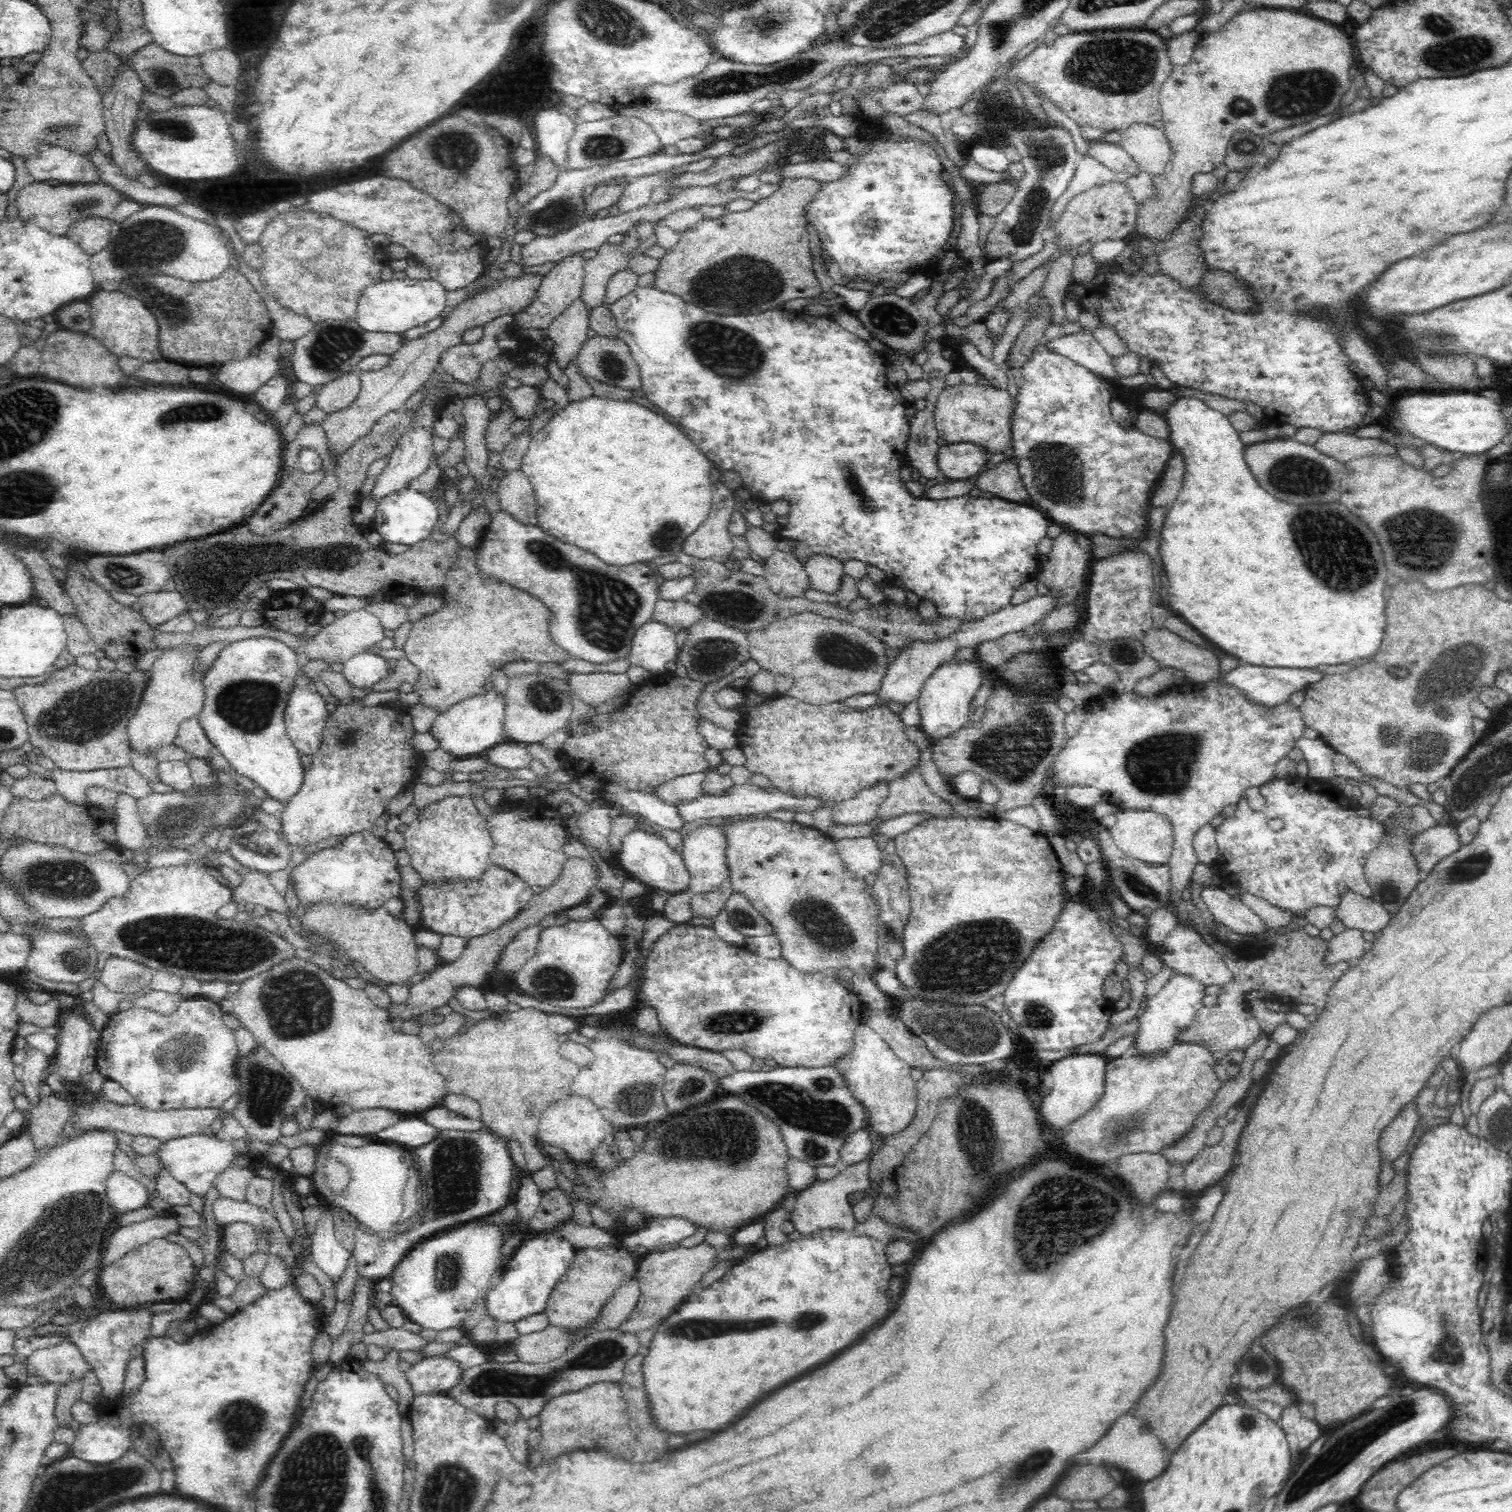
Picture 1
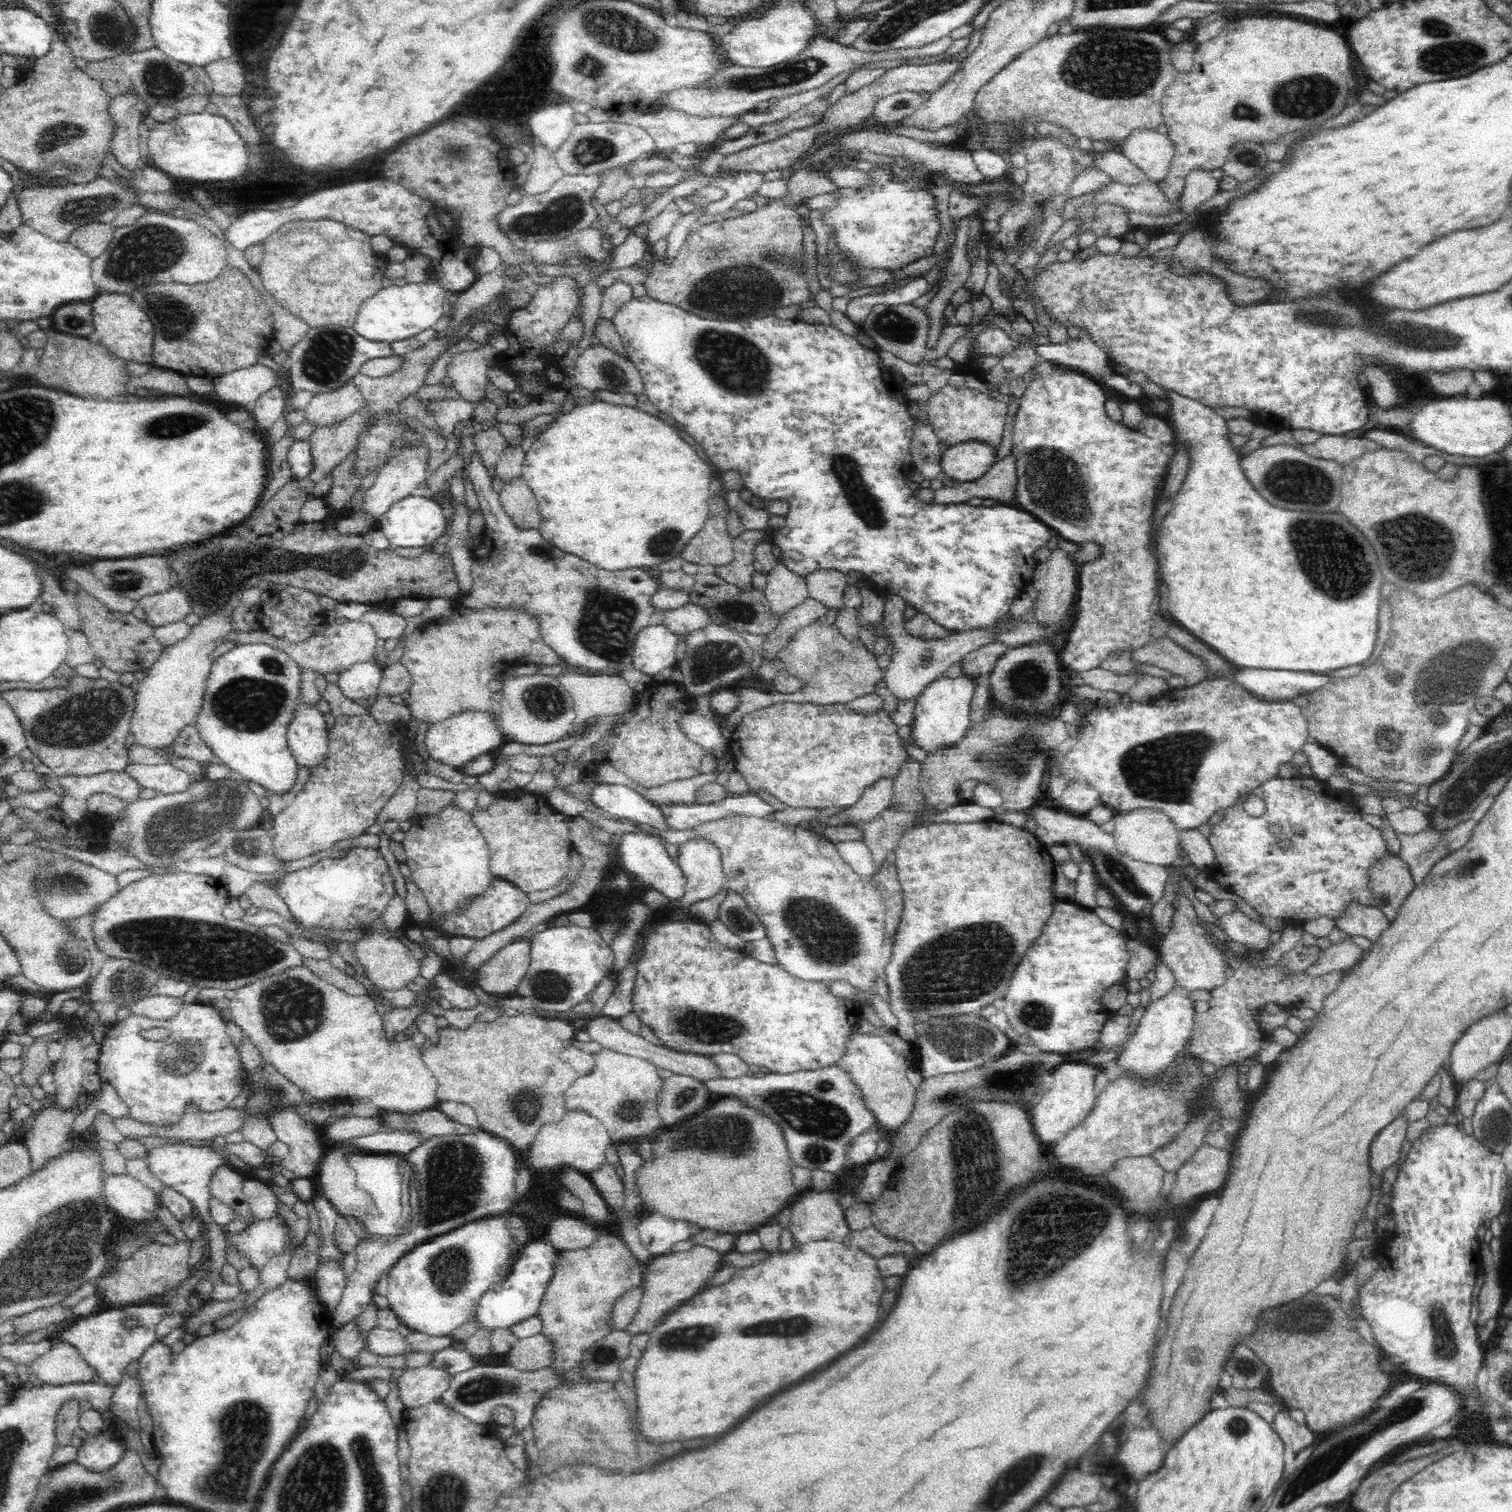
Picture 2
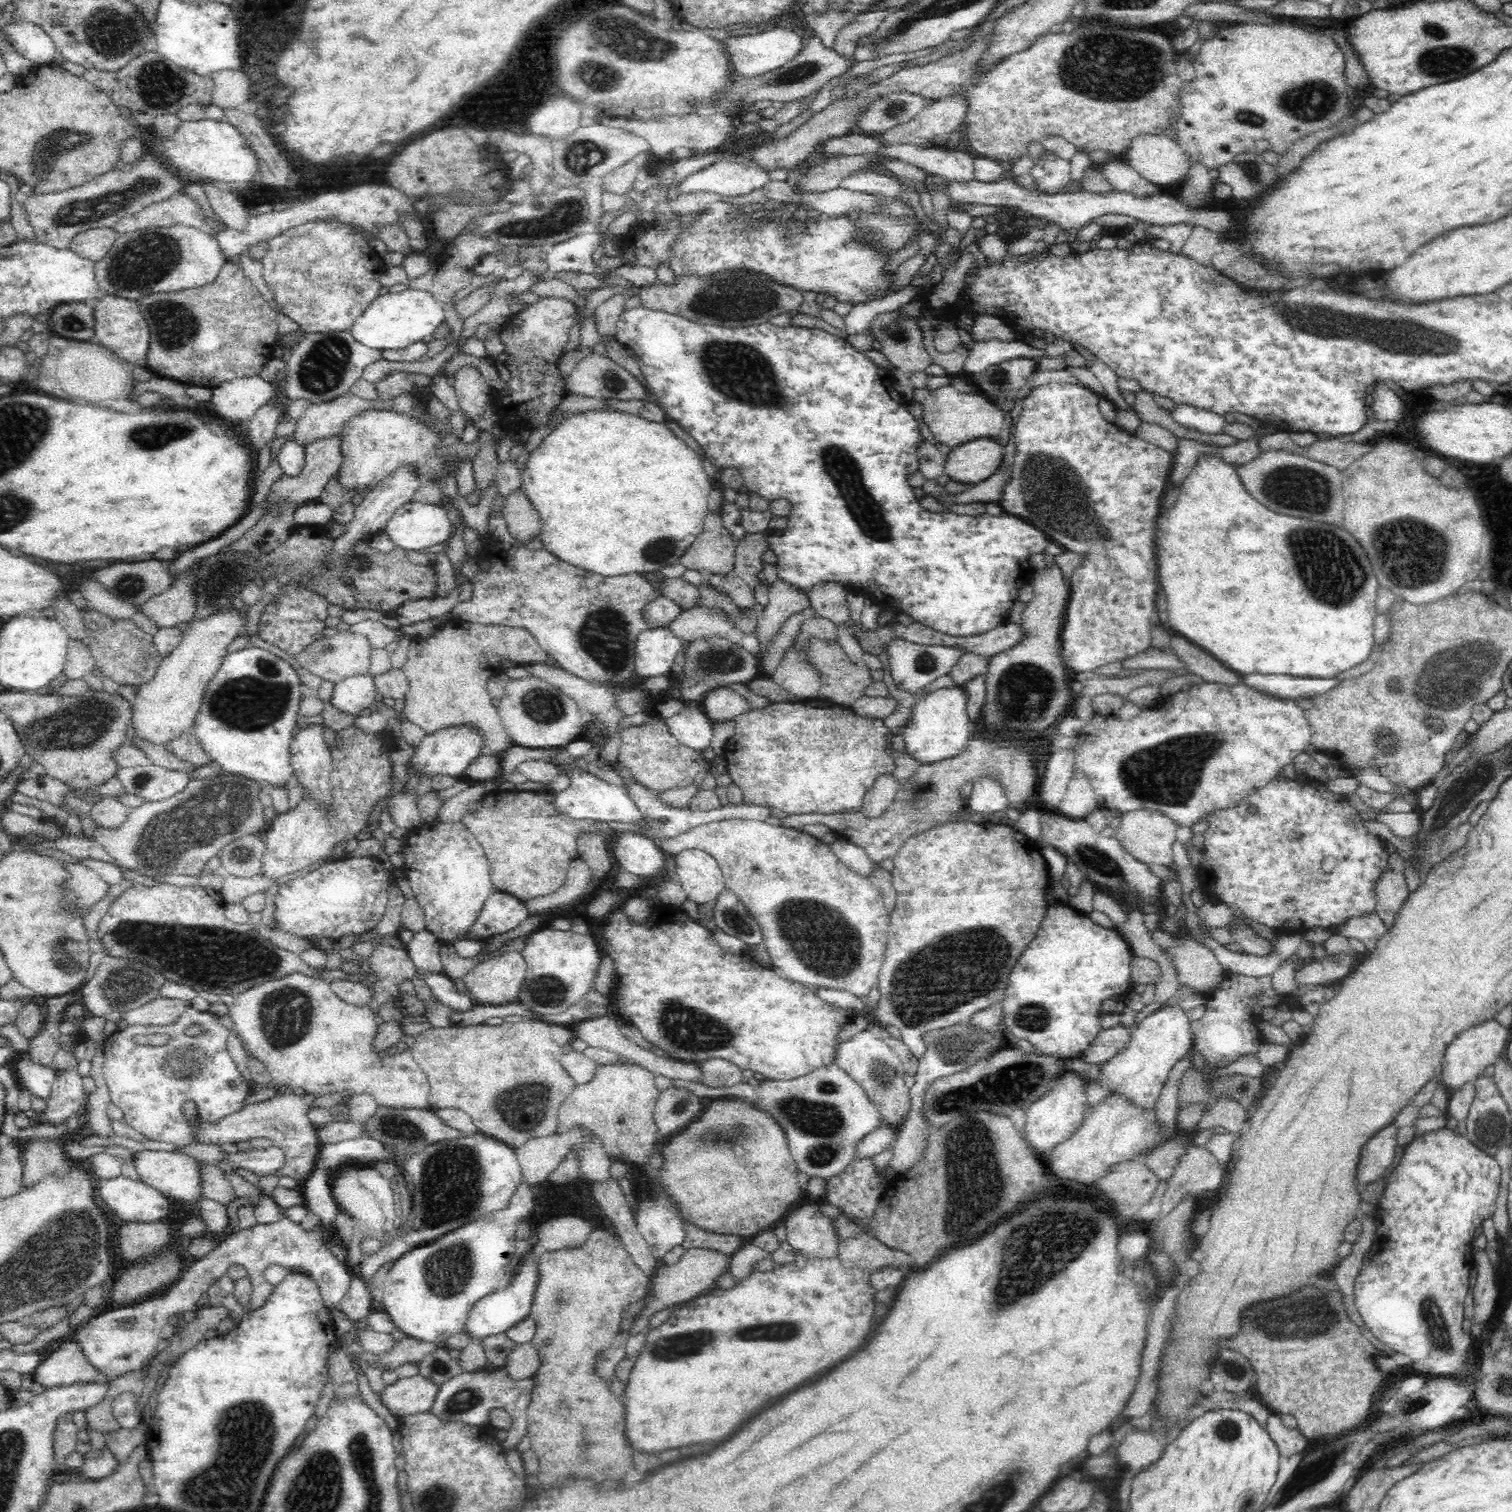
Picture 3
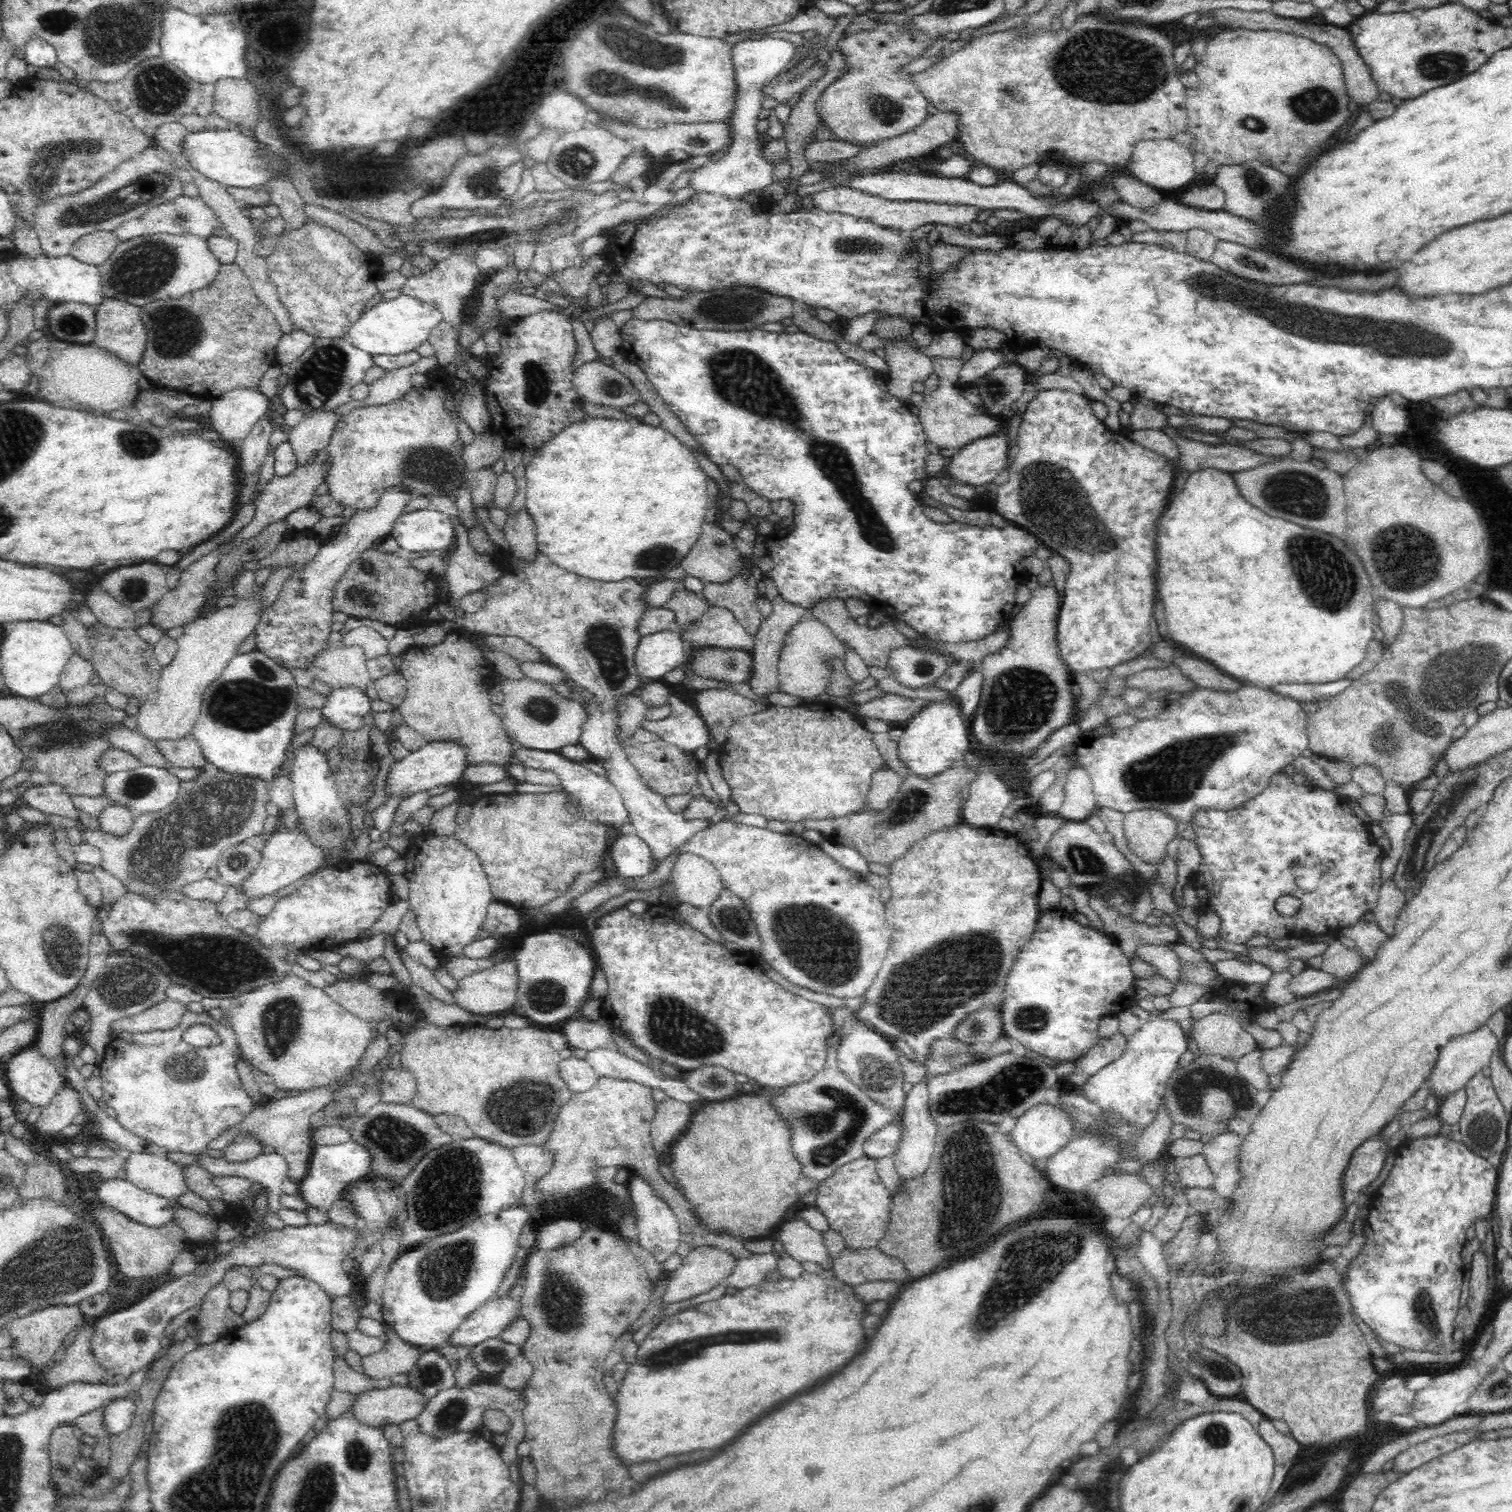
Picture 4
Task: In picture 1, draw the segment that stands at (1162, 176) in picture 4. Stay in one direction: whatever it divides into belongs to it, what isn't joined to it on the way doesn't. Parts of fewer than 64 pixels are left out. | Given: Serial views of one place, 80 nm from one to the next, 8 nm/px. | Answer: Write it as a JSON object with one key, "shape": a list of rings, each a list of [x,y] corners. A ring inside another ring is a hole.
{"shape":[[[1142,120],[1133,122],[1120,134],[1121,146],[1134,158],[1142,171],[1150,176],[1164,172],[1172,151],[1162,129]]]}

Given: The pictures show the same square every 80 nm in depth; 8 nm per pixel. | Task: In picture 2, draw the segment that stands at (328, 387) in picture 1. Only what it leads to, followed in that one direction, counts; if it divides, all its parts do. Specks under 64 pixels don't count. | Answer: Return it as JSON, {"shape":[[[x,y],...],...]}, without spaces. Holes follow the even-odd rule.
{"shape":[[[352,379],[335,389],[316,393],[304,409],[304,418],[316,427],[332,426],[363,405],[363,397]]]}

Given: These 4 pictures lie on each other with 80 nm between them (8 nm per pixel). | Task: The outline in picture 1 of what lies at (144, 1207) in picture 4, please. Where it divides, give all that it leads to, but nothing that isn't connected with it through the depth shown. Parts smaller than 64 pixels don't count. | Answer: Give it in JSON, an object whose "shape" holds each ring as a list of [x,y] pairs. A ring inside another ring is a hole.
{"shape":[[[115,1170],[105,1181],[109,1204],[122,1214],[143,1208],[148,1204],[149,1192],[136,1179]]]}

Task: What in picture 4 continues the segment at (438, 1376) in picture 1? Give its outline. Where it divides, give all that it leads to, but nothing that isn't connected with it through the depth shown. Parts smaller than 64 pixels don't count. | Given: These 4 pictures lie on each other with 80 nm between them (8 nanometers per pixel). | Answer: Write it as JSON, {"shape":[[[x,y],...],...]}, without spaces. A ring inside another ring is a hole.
{"shape":[[[414,1385],[387,1386],[361,1393],[352,1404],[358,1418],[372,1425],[399,1425],[404,1420],[416,1419],[428,1403],[428,1395]]]}

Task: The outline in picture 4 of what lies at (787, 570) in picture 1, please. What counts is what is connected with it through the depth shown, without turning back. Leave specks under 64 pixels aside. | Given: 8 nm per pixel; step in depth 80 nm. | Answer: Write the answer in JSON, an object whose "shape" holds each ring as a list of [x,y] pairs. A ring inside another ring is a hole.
{"shape":[[[782,593],[771,600],[772,610],[768,614],[768,618],[763,618],[756,630],[754,636],[754,649],[750,652],[753,657],[752,676],[747,684],[750,685],[750,690],[760,699],[769,699],[772,693],[780,693],[778,688],[778,662],[781,654],[781,648],[784,645],[785,637],[788,632],[801,620],[809,616],[810,610],[802,603],[792,603],[786,597],[782,597]]]}

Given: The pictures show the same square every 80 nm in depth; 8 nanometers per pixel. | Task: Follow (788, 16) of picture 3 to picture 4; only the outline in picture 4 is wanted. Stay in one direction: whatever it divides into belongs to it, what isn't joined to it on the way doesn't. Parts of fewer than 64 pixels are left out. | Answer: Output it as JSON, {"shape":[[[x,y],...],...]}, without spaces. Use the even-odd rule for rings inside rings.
{"shape":[[[775,34],[763,35],[754,40],[742,40],[742,42],[736,42],[736,44],[731,45],[731,61],[735,70],[735,83],[737,84],[737,98],[731,123],[732,140],[723,158],[716,162],[708,161],[703,168],[697,169],[692,174],[692,178],[688,180],[688,187],[692,188],[694,192],[720,195],[729,199],[740,199],[754,191],[762,192],[764,188],[775,182],[773,166],[763,158],[762,146],[764,138],[760,136],[756,129],[756,124],[759,120],[758,114],[762,110],[763,96],[761,95],[761,88],[765,82],[774,78],[792,62],[796,50],[797,46],[794,41]]]}

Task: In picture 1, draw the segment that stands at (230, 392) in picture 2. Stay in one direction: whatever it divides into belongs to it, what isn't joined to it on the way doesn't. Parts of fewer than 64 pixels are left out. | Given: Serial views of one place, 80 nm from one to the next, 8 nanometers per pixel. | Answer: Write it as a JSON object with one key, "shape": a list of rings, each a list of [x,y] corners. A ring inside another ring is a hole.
{"shape":[[[268,336],[255,347],[256,354],[224,361],[216,379],[225,389],[236,395],[254,396],[254,392],[278,371],[280,366],[280,338]]]}

